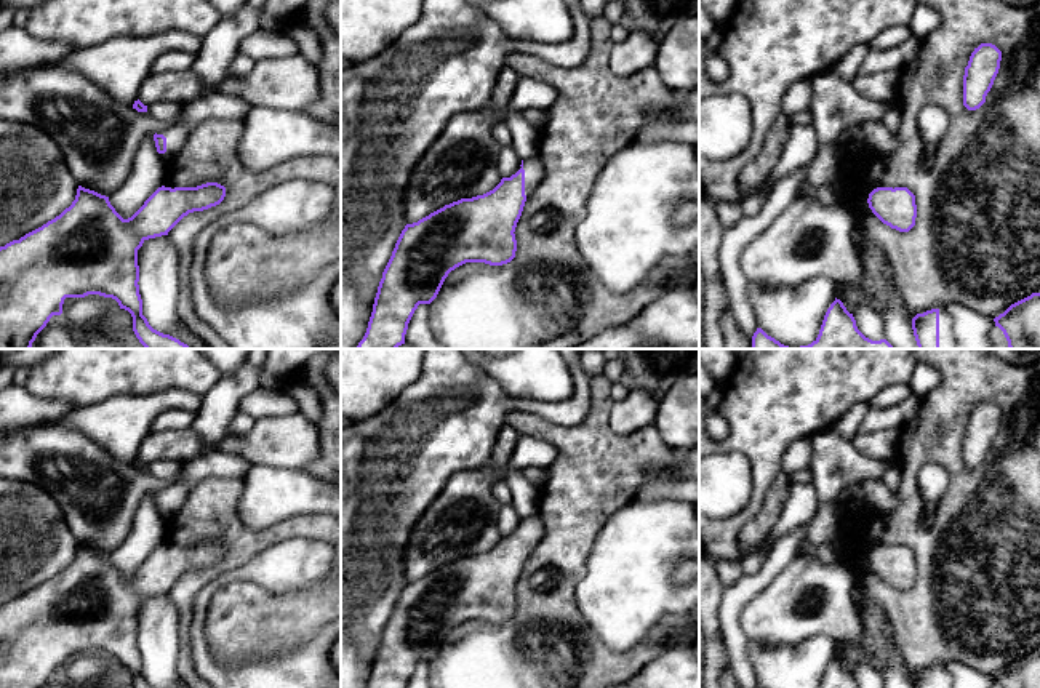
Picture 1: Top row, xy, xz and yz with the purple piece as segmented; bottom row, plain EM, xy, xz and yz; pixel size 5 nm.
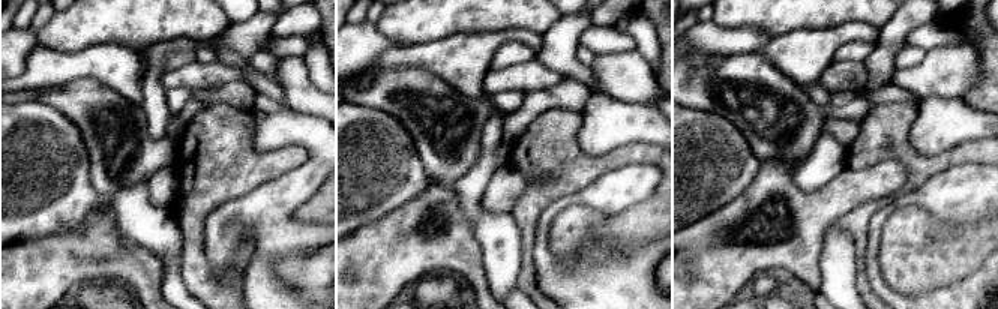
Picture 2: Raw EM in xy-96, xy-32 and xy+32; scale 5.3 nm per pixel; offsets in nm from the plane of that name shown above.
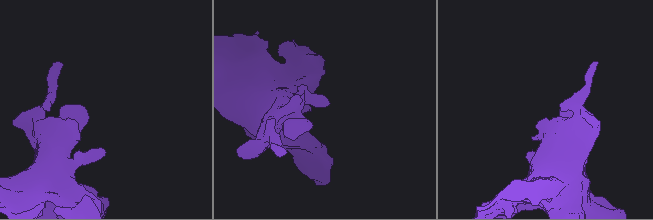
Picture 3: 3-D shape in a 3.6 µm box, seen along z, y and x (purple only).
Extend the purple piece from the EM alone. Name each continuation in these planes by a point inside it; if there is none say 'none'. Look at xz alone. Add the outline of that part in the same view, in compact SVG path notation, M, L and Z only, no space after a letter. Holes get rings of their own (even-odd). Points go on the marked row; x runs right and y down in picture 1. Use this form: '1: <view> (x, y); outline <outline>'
1: xz (533, 167); outline M539 155L523 160L525 170L525 195L526 198L533 194L533 190L544 179L546 168Z

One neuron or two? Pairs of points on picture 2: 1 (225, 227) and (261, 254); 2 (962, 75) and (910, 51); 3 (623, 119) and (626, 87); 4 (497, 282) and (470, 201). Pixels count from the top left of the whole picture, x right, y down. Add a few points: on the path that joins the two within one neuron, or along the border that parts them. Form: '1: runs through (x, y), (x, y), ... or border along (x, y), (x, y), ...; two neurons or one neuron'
1: runs through (237, 227), (249, 227), (261, 242); one neuron
2: border along (926, 51), (919, 63), (898, 69); two neurons
3: border along (593, 92), (656, 108); two neurons
4: runs through (497, 263), (497, 236), (482, 221); one neuron

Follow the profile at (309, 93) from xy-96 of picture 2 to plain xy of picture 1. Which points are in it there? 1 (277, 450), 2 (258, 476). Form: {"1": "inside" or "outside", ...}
{"1": "inside", "2": "outside"}

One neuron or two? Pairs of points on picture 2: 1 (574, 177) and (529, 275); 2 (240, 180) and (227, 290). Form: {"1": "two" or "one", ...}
{"1": "one", "2": "one"}

